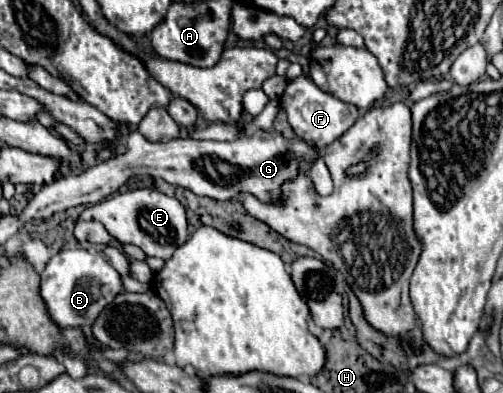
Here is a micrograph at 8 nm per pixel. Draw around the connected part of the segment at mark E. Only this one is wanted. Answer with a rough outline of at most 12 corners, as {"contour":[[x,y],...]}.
{"contour":[[157,189],[83,209],[121,245],[169,259],[189,237],[183,205]]}

